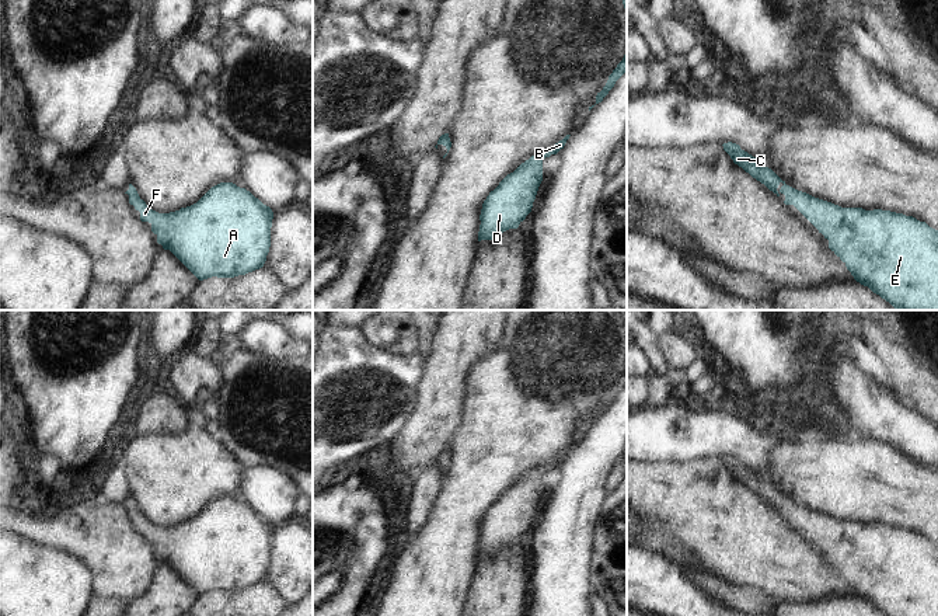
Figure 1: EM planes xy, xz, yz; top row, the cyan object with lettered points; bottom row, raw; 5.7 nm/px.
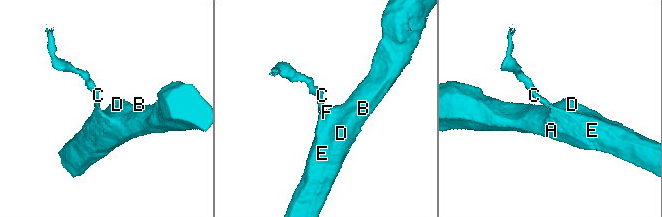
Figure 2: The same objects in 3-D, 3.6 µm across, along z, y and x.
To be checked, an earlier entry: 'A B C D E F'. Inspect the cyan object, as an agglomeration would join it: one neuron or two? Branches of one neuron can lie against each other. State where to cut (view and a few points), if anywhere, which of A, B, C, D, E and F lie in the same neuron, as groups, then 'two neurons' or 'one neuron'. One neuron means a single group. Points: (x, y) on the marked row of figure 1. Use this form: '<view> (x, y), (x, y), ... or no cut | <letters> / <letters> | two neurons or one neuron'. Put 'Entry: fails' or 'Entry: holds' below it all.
no cut | A B C D E F | one neuron
Entry: holds

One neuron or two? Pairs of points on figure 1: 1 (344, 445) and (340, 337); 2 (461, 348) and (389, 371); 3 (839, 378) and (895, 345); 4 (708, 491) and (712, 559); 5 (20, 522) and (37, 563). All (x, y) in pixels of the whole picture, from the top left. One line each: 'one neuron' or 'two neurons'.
1: one neuron
2: two neurons
3: two neurons
4: one neuron
5: two neurons

